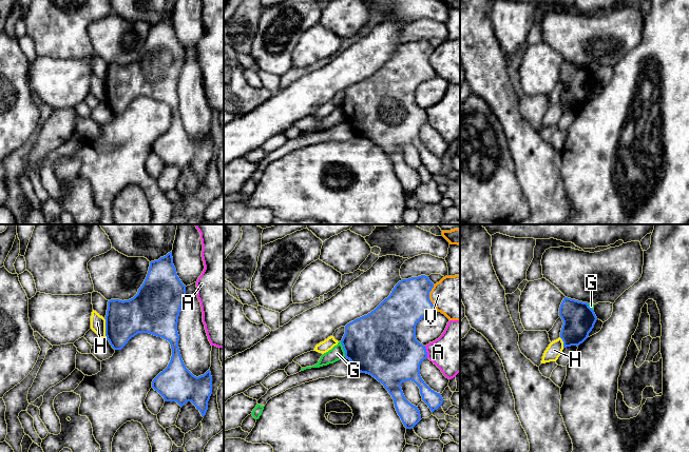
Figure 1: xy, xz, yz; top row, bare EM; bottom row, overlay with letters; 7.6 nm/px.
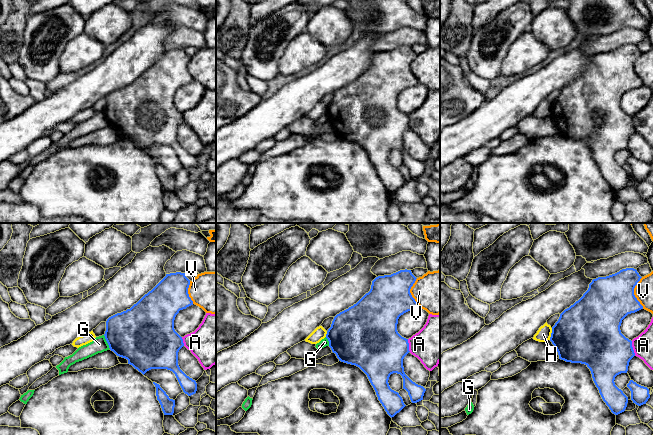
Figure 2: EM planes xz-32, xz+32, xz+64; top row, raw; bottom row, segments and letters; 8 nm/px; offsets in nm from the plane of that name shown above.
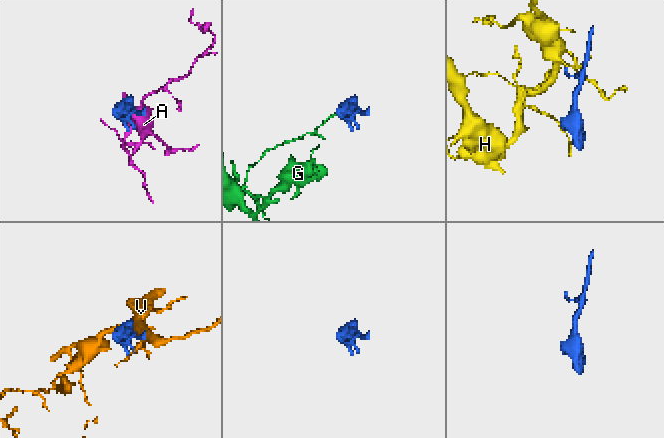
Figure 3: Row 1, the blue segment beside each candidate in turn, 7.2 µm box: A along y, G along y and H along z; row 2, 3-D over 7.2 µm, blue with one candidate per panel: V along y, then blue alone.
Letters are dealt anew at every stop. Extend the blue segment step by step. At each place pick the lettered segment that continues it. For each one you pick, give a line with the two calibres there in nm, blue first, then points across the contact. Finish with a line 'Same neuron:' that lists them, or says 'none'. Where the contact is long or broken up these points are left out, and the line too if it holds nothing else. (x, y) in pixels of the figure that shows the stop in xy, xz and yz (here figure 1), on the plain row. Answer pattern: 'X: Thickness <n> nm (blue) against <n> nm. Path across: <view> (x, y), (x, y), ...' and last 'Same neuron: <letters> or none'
Same neuron: none

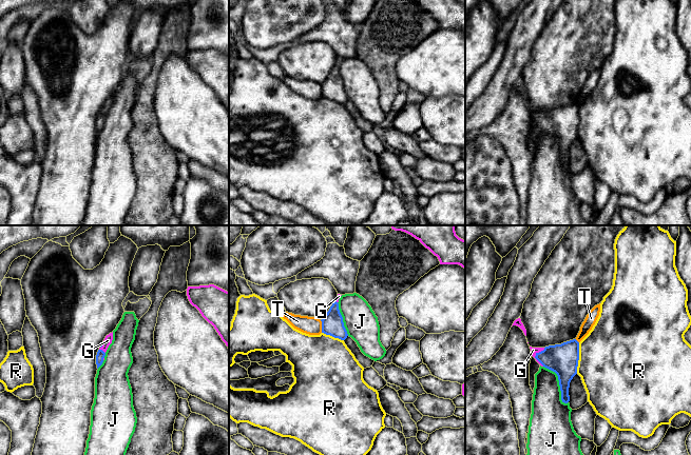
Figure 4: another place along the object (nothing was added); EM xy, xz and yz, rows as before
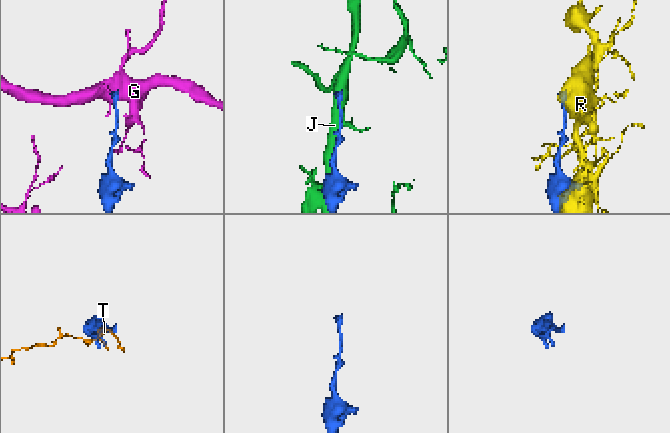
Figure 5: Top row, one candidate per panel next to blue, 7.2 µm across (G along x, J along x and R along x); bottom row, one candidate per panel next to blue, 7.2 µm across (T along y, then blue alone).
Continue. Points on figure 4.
G: Thickness 240 nm (blue) against 50 nm. Path across: yz (562, 123), (535, 120), (533, 114)
Same neuron: G

